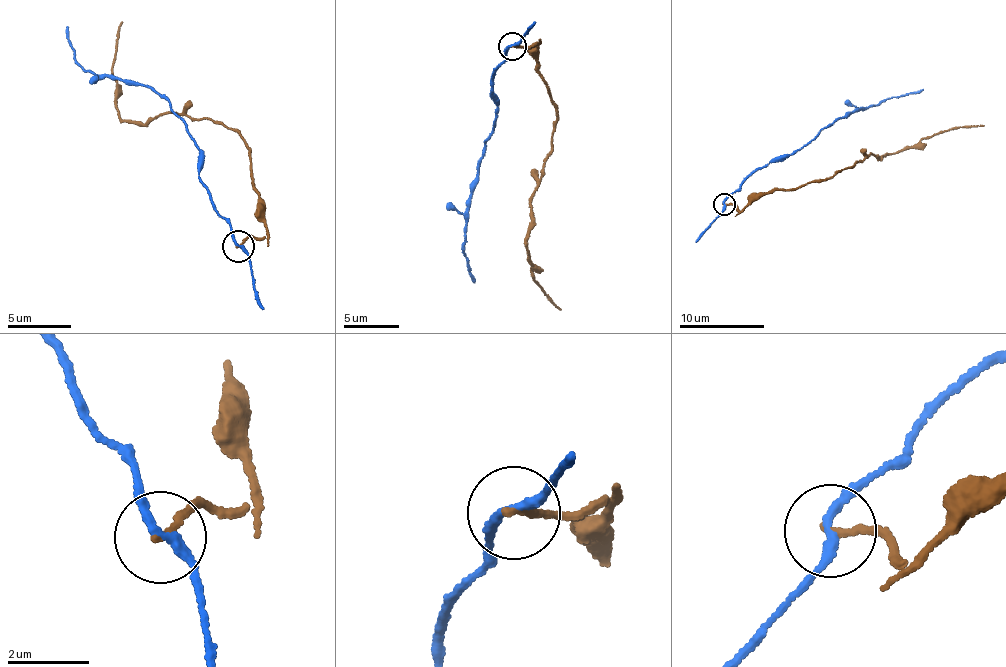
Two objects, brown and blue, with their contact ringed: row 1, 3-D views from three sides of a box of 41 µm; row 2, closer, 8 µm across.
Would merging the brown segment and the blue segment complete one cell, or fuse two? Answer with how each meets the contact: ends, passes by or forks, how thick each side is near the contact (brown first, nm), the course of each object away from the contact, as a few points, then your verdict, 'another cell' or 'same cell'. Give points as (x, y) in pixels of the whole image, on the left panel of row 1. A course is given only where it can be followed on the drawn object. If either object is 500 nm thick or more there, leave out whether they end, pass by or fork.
brown ends | blue passes by | 170/200 nm | brown via (238, 247), (266, 233), (246, 142), (215, 120), (163, 113), (142, 124), (116, 115), (111, 66), (121, 21) | blue via (238, 244), (198, 182), (198, 146), (169, 101), (140, 82), (79, 67), (65, 34), (67, 24) | another cell

